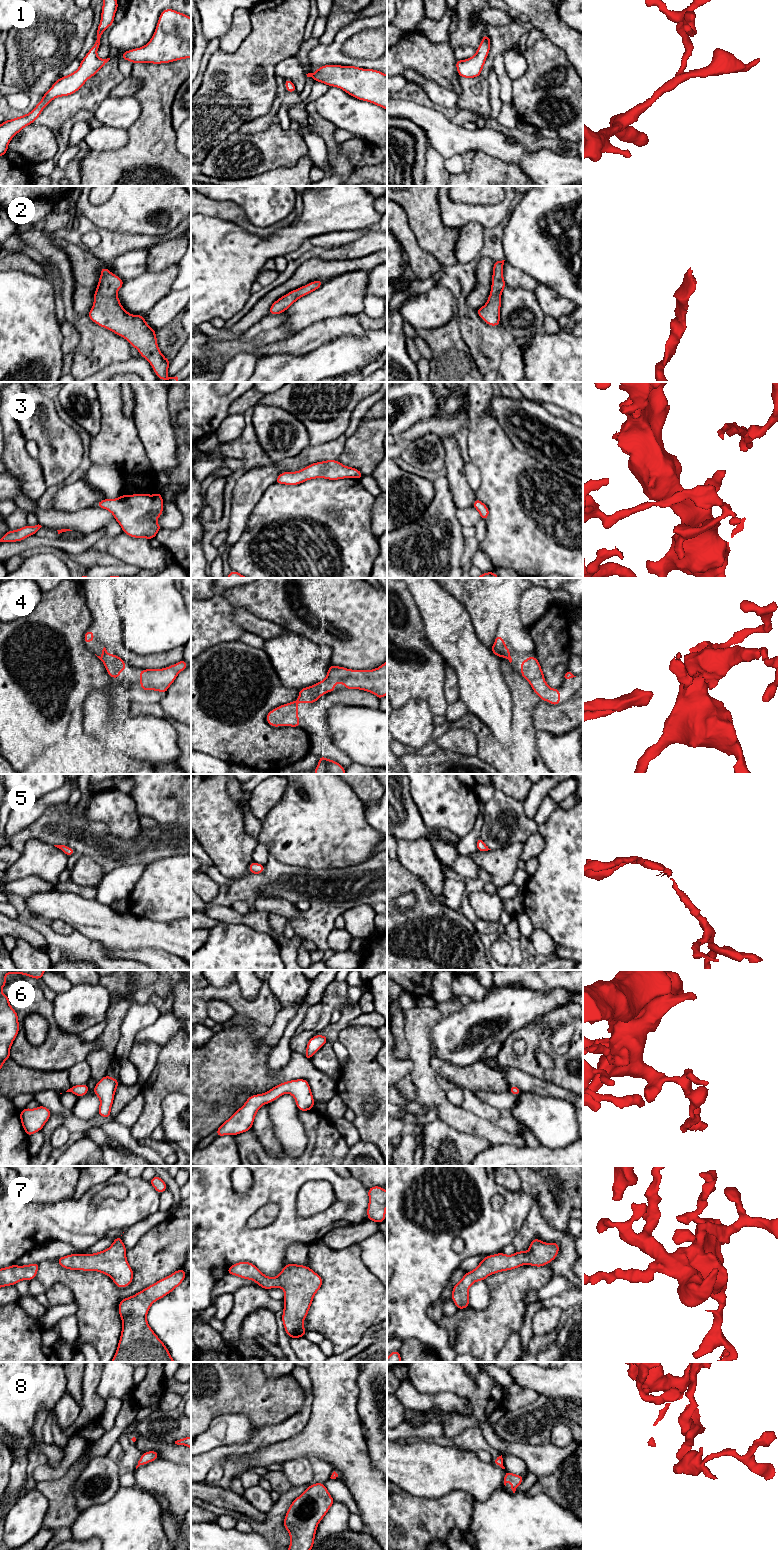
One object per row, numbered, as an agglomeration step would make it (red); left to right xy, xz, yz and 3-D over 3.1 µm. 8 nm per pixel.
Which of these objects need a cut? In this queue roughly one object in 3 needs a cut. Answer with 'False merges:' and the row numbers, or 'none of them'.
False merges: none of them

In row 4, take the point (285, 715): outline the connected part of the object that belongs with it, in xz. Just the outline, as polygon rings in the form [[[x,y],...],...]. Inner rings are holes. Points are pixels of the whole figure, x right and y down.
[[[387,661],[373,670],[352,670],[331,664],[323,681],[300,689],[297,700],[271,710],[266,715],[266,721],[272,727],[299,728],[297,704],[299,702],[314,704],[327,692],[334,692],[336,683],[343,683],[345,689],[360,689],[373,693],[381,699],[387,694]]]

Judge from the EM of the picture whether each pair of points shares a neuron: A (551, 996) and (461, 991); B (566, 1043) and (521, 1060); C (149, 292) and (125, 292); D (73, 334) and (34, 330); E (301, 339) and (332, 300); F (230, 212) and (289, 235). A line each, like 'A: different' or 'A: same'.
A: different
B: same
C: same
D: different
E: different
F: different

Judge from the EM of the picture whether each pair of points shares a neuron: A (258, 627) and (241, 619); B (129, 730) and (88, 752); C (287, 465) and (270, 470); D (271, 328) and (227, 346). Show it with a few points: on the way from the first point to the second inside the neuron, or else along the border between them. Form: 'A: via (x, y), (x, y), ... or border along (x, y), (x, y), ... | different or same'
A: via (254, 625), (245, 619) | same
B: border along (83, 730), (98, 737), (107, 746), (125, 752) | different
C: border along (277, 462), (281, 472) | different
D: via (260, 333), (248, 343), (238, 346) | same

